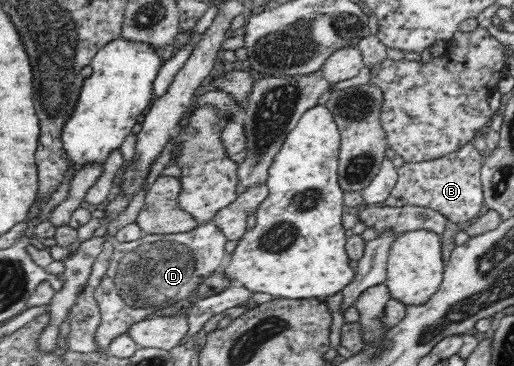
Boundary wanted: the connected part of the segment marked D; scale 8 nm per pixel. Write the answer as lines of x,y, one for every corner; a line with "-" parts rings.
213,222
198,224
193,230
175,234
143,234
131,242
114,240
113,256
105,276
96,286
95,299
101,314
96,340
105,350
113,338
128,333
135,322
149,314
187,299
192,291
221,266
227,237

